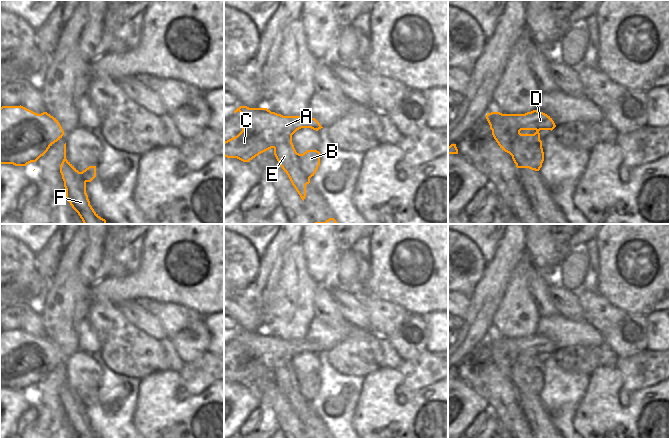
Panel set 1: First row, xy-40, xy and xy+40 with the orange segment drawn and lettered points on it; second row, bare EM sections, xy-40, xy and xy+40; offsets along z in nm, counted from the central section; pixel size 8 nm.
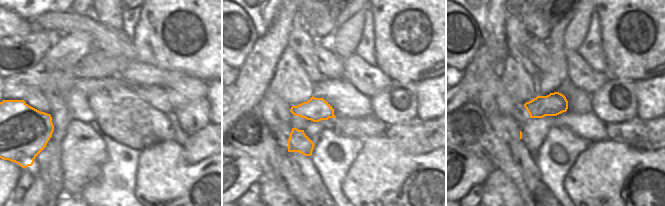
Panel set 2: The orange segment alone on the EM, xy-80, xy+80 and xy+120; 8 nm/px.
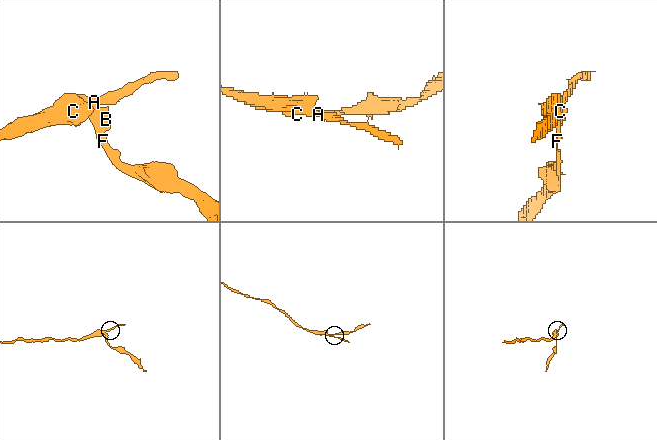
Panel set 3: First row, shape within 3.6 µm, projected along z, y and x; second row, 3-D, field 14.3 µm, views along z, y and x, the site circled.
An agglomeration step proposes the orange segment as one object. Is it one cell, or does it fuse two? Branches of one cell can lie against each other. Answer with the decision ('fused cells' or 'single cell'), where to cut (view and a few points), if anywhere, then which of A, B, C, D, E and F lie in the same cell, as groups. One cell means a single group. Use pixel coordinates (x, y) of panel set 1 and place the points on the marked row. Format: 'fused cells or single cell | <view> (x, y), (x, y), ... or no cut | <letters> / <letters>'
fused cells | xy+40 (497, 123), (511, 135), (513, 146), (510, 154) | A B C D / E F

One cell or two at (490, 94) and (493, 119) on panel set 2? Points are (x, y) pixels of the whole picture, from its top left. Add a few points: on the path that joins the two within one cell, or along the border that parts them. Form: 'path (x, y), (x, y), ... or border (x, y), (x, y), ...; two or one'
border (478, 99), (489, 111), (511, 118); two

